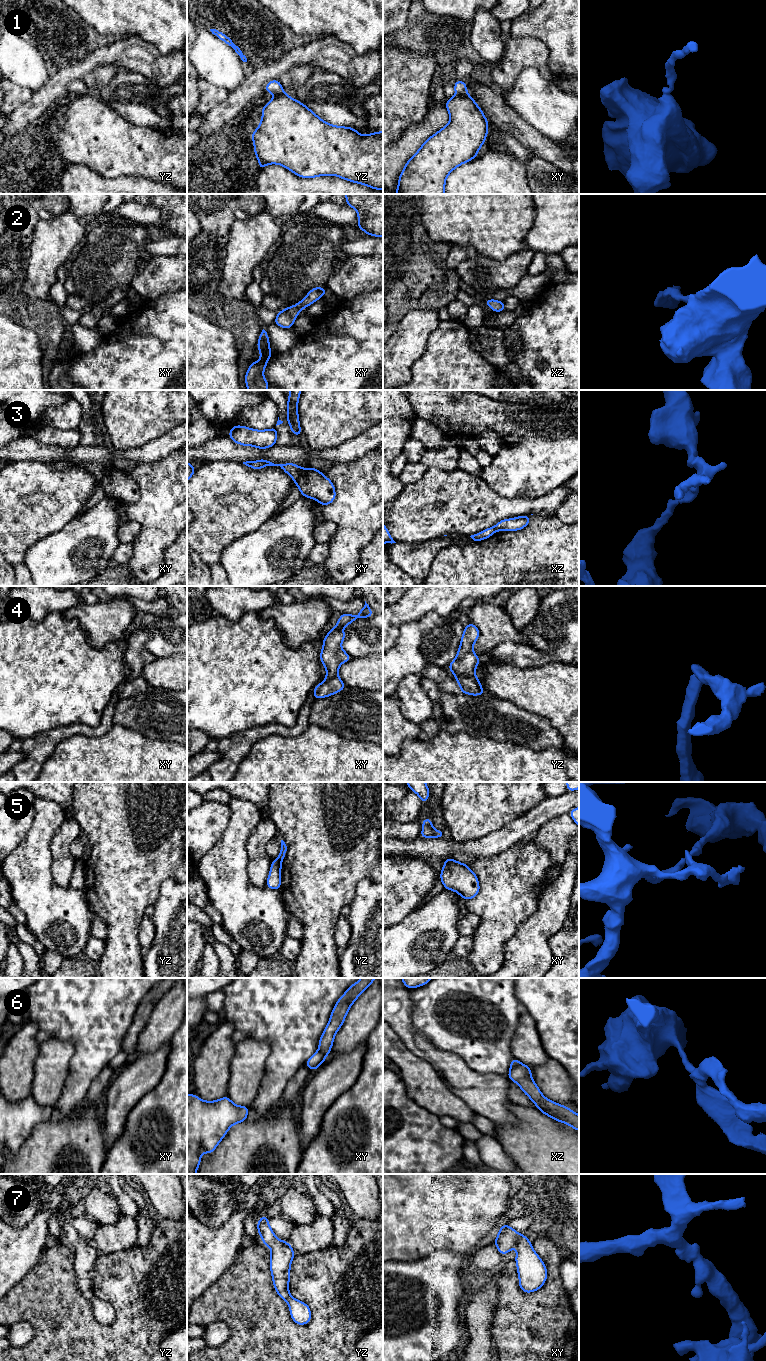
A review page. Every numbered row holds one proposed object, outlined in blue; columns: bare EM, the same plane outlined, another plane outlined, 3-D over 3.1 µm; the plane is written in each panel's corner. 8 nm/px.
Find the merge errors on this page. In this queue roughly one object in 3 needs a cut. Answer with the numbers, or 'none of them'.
1, 3, 4, 5, 6

